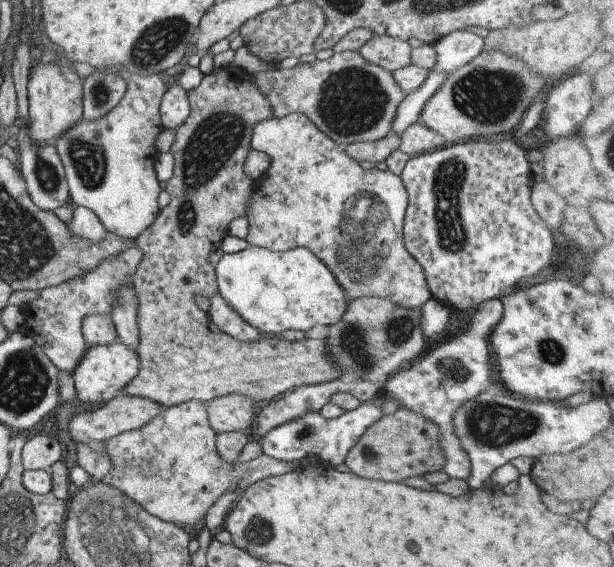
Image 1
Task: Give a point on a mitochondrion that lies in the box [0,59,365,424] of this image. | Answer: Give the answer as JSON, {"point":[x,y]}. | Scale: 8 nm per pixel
{"point":[217,136]}

